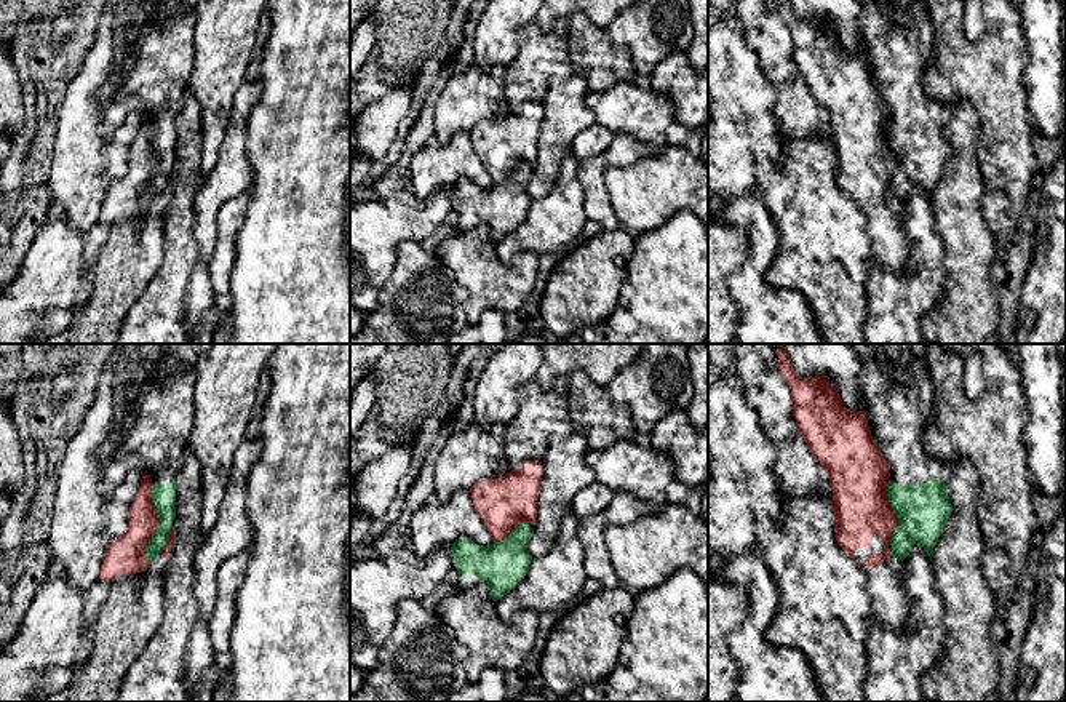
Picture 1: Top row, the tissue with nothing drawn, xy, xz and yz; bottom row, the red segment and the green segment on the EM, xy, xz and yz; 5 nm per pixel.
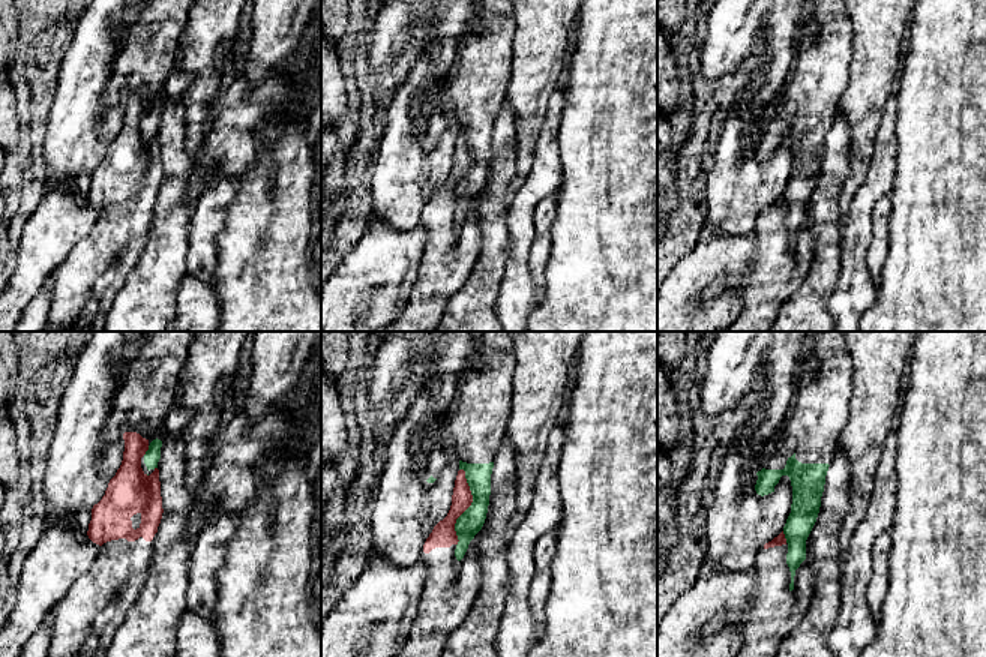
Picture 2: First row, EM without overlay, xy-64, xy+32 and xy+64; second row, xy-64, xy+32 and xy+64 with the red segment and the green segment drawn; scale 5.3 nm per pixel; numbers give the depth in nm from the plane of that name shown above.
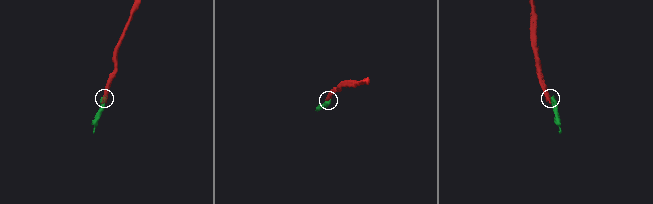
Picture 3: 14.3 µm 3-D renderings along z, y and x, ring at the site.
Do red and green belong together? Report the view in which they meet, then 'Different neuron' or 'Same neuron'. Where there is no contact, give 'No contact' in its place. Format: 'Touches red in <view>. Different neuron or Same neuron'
Touches red in xy. Different neuron

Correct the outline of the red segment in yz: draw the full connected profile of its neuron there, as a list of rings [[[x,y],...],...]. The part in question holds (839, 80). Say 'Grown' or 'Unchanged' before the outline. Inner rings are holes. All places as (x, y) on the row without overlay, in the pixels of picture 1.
Grown. [[[778,0],[778,11],[791,32],[793,58],[798,72],[813,99],[828,115],[833,133],[837,187],[863,211],[871,240],[873,262],[895,273],[911,269],[911,243],[905,233],[900,203],[889,190],[898,160],[887,139],[890,109],[868,69],[865,53],[850,53],[842,46],[828,18],[801,19],[791,0]]]

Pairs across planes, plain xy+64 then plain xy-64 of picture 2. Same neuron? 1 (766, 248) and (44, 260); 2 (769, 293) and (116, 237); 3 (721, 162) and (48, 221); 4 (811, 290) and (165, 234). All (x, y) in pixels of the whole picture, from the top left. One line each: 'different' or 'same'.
1: different
2: same
3: different
4: same

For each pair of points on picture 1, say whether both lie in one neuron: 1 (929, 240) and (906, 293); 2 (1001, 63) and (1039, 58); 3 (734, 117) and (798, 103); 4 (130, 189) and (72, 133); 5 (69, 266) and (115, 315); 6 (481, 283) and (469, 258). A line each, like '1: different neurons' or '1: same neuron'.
1: same neuron
2: different neurons
3: different neurons
4: different neurons
5: different neurons
6: same neuron

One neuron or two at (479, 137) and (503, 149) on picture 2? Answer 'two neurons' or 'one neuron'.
two neurons

